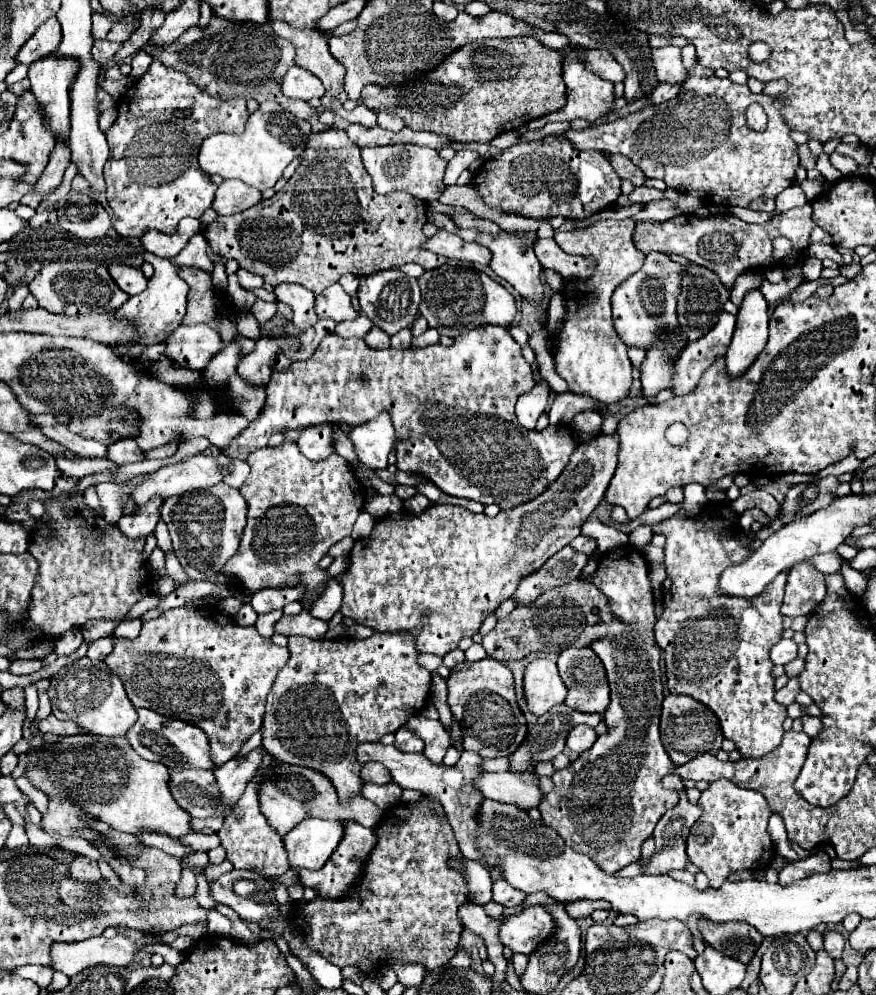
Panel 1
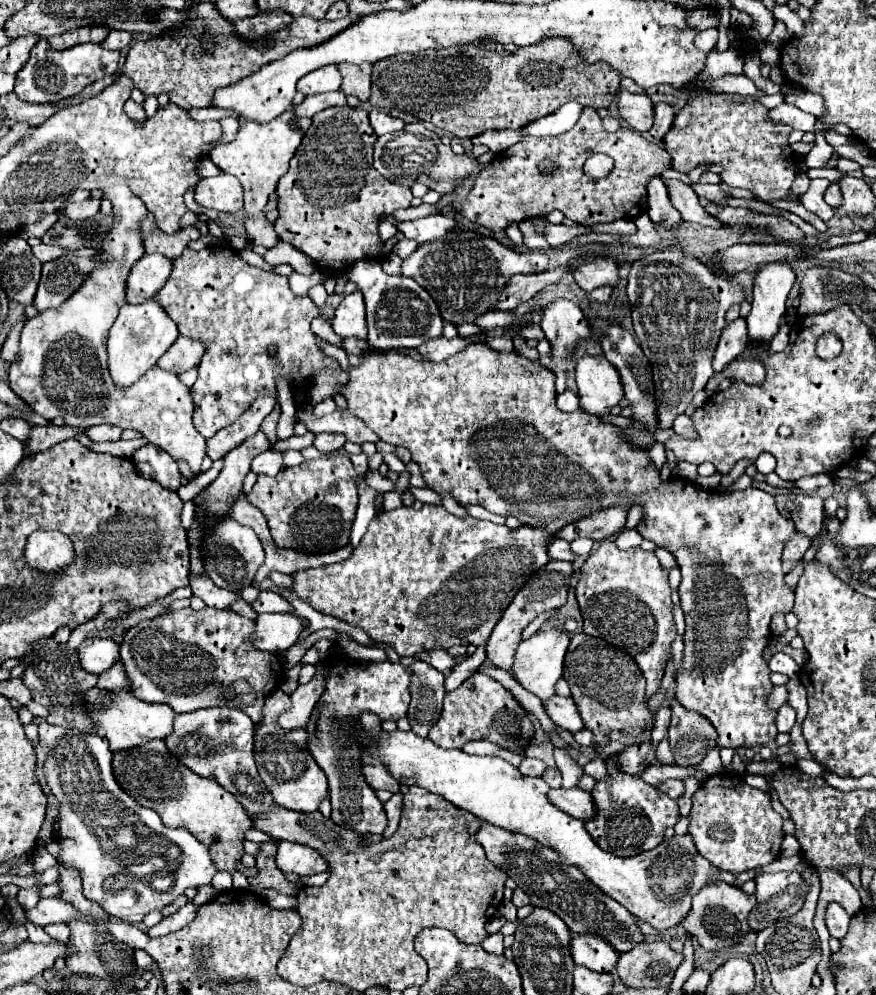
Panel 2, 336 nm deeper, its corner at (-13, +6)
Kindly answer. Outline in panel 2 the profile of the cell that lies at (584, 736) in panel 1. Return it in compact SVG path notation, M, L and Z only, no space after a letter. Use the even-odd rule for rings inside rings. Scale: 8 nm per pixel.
M554 695L550 697L548 701L544 701L544 711L546 715L562 729L570 731L570 733L576 733L584 727L580 715L578 715L578 709L574 705L574 699L572 697L560 697L560 695Z

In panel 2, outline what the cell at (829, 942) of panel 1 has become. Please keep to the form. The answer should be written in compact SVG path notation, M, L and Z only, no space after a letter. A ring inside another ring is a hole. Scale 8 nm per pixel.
M830 903L826 907L826 915L824 915L826 927L830 931L832 937L842 939L848 933L848 925L850 925L850 915L844 911L844 907L840 903Z

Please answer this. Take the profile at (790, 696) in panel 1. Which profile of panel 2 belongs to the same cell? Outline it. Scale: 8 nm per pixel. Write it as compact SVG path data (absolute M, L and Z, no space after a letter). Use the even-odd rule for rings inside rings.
M782 705L778 715L776 715L776 727L778 727L778 733L790 733L792 727L796 723L796 713L794 709L790 709L788 705Z

